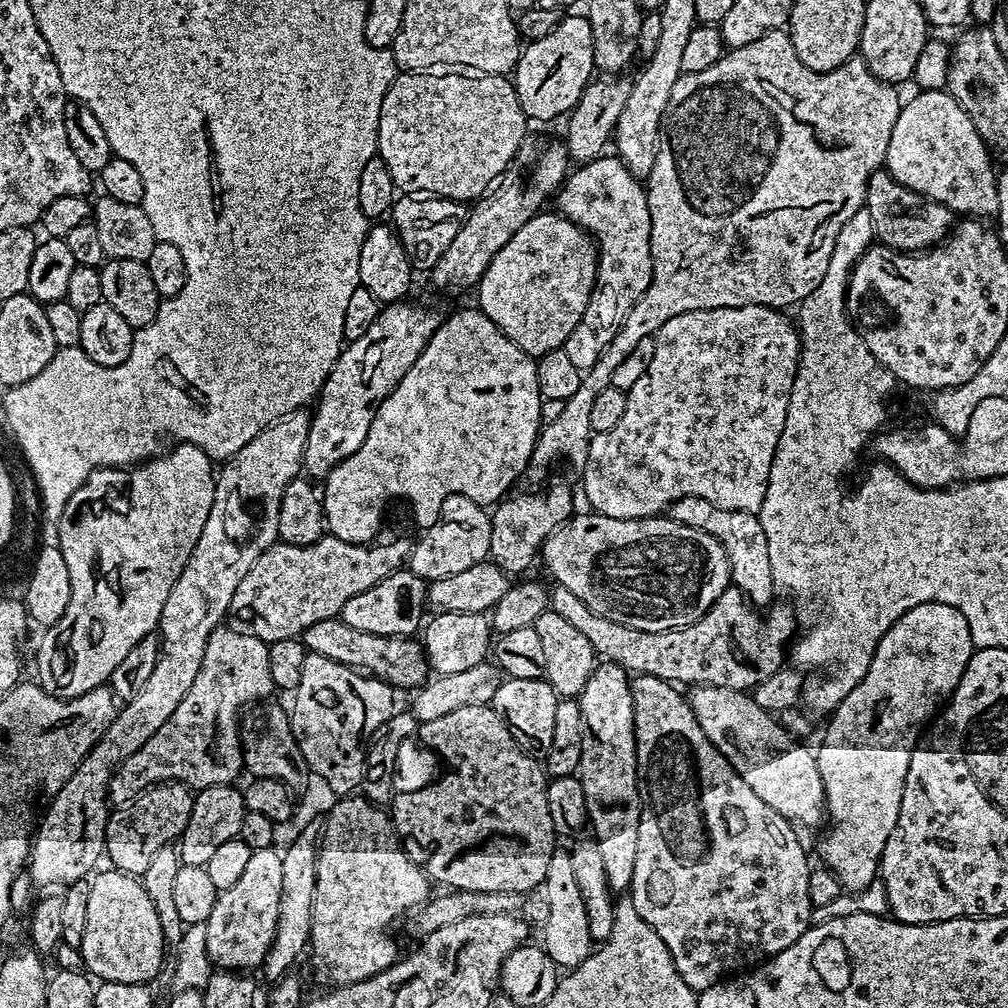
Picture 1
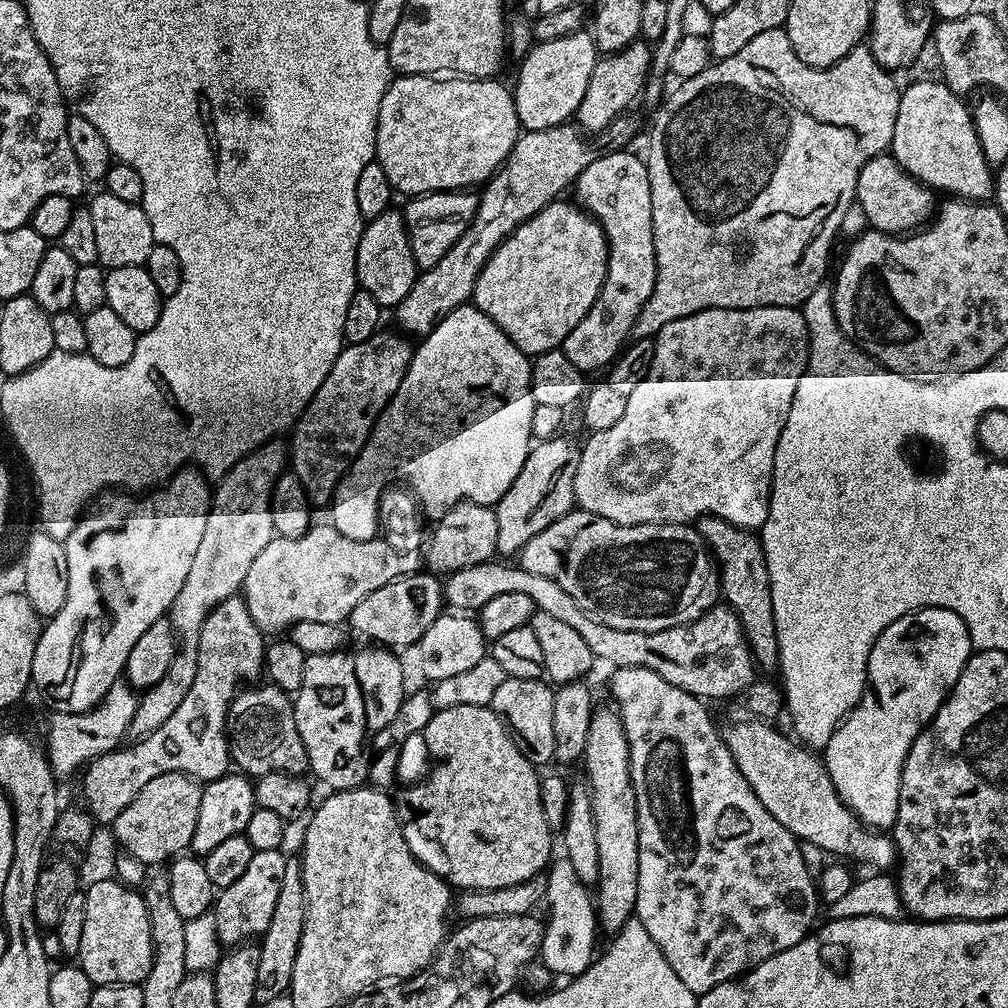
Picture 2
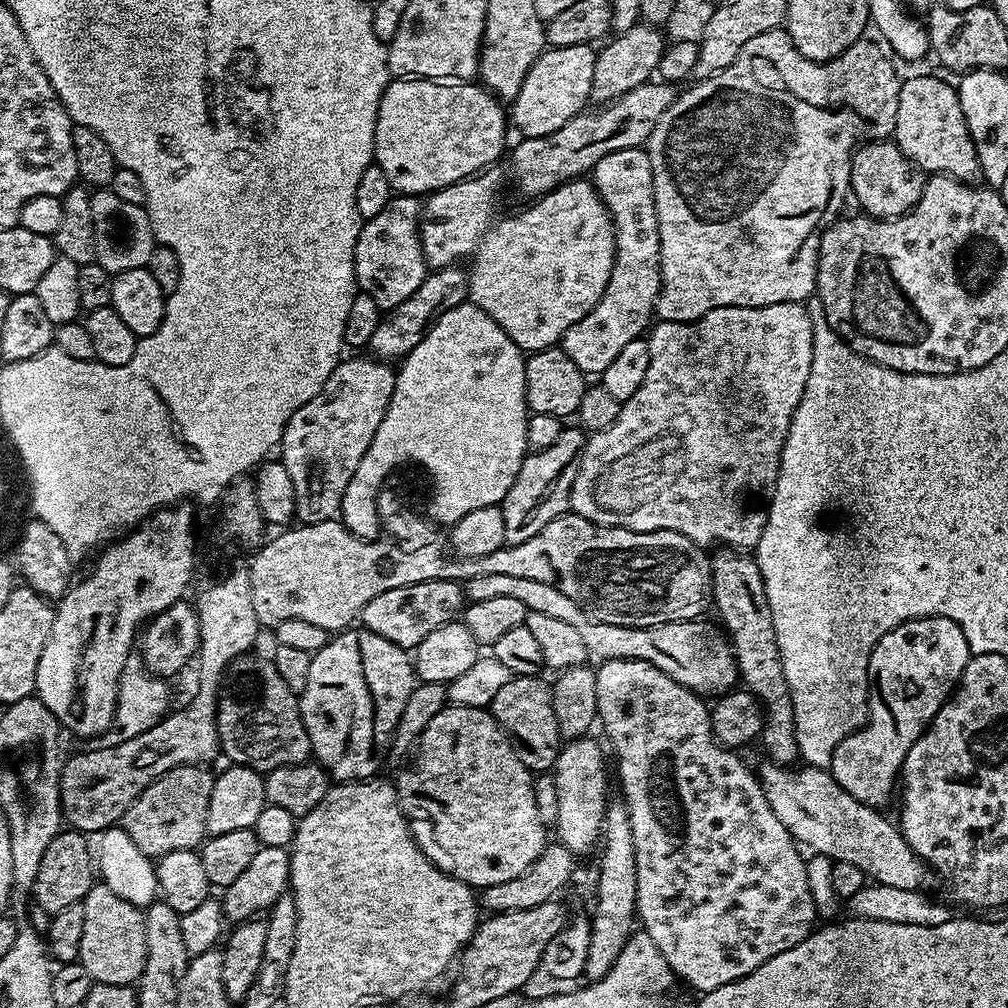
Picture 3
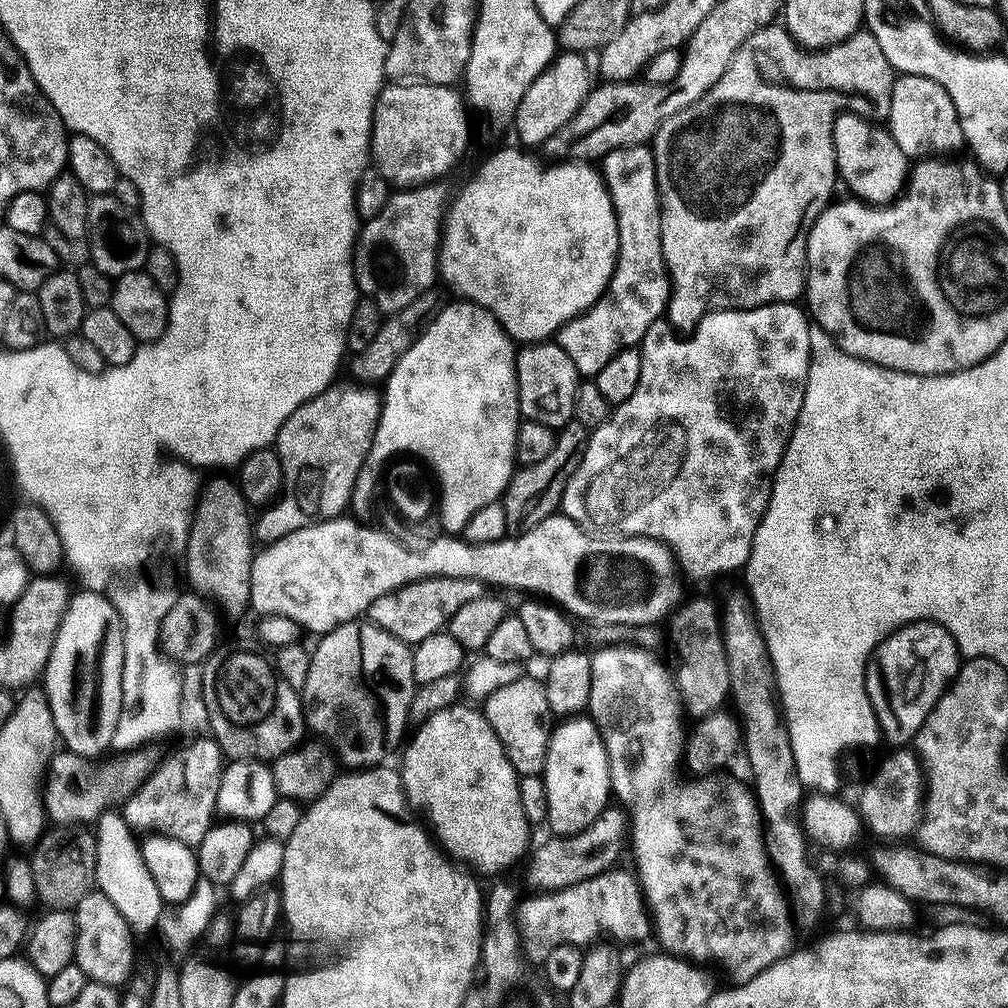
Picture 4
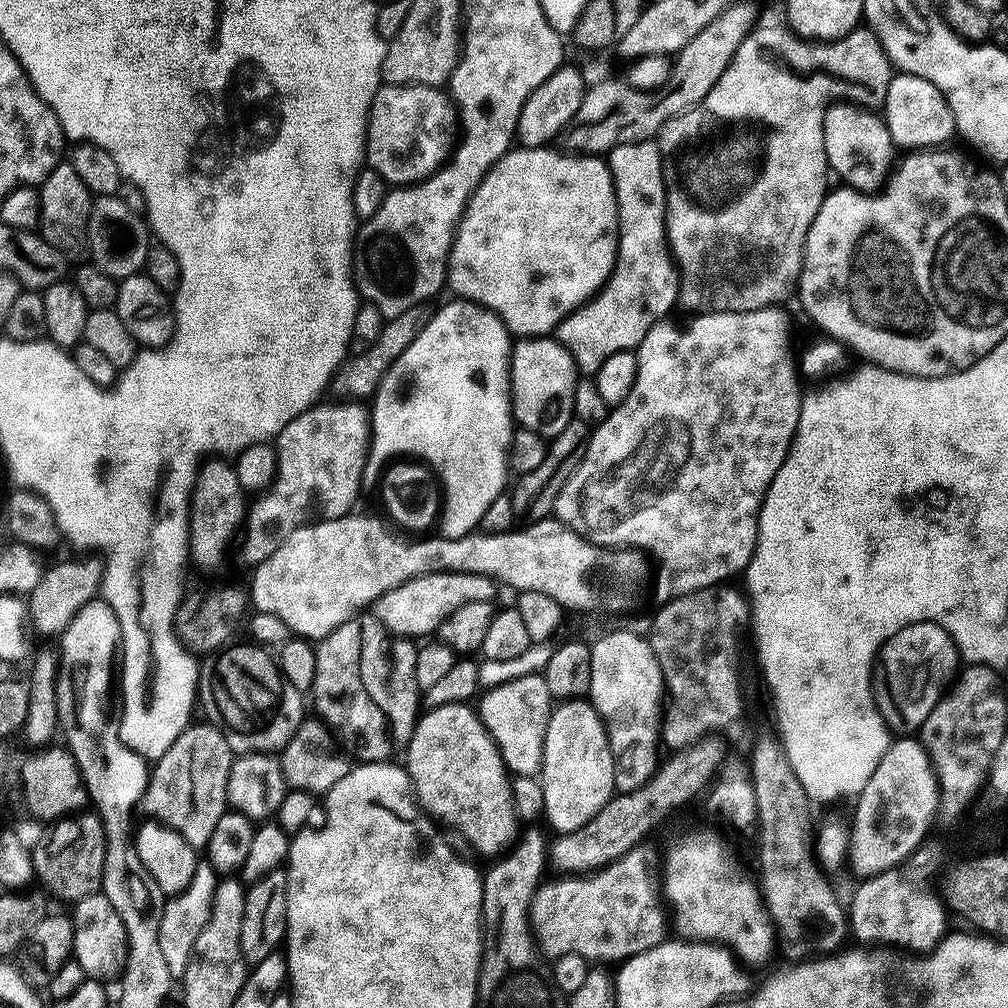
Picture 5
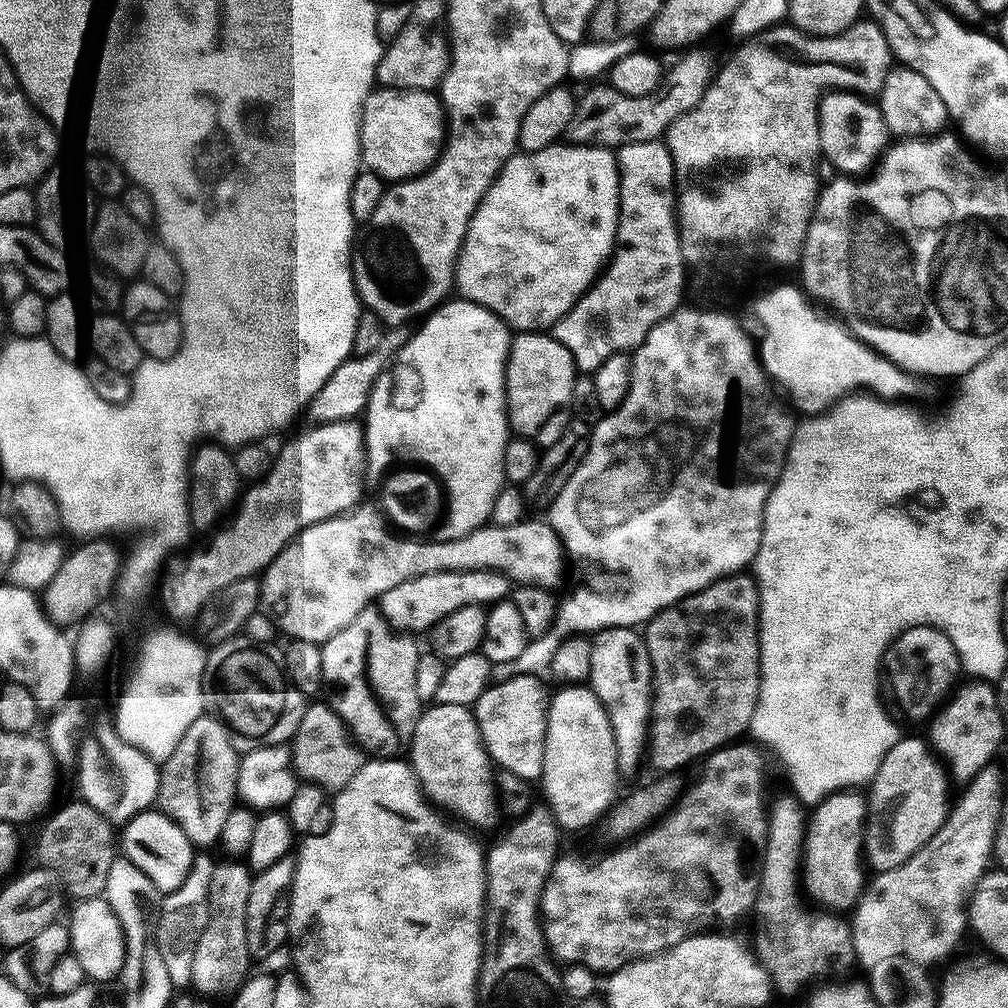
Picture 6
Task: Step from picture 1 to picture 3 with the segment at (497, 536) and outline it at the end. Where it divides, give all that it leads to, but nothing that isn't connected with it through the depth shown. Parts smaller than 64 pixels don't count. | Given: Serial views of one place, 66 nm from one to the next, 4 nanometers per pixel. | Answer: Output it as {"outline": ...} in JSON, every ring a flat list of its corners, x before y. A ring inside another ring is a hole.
{"outline":[[564,426,550,446,529,451,525,455,503,504,499,505,504,523,505,545,521,544,526,542,526,538,534,538,542,526,550,526,554,518,569,511,574,478,580,469,585,443,586,433,583,428]]}

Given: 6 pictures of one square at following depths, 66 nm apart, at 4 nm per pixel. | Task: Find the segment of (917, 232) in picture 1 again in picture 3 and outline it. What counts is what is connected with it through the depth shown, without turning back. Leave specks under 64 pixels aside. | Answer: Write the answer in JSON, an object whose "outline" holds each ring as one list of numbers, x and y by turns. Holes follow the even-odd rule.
{"outline":[[874,140,864,142,852,154,850,170,851,195,860,203,859,211,874,220,891,220,911,212,922,198,926,176,902,154,895,142]]}

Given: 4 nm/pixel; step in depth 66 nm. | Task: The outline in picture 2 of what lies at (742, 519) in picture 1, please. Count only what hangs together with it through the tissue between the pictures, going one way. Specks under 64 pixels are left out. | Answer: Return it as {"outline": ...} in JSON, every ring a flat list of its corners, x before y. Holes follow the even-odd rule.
{"outline":[[701,516,695,521,694,527,703,536,718,565,720,596,744,627,744,635,748,641,748,648,752,651,753,661,761,669,762,667,775,669,780,662,780,647,776,641,776,623,770,598,768,567,759,535,736,528,717,516]]}

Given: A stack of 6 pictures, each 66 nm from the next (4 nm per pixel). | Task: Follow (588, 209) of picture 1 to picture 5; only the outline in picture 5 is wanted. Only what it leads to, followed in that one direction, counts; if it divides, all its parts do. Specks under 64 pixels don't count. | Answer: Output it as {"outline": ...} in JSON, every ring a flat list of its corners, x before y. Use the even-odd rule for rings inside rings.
{"outline":[[650,139,614,146,607,153,606,163,612,172,616,213,620,219,616,264,599,292,564,317,554,333,584,374,595,374,610,354,639,348,652,327,661,323,672,307,677,307,680,295,680,274,668,247,664,221,668,212,668,195,664,193,666,162,660,157,659,143]]}

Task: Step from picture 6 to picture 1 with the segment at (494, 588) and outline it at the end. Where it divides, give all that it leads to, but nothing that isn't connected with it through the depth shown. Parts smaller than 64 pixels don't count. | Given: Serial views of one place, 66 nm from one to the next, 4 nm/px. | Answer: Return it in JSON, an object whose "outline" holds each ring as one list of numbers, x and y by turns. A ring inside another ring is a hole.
{"outline":[[397,570,382,578,382,582,370,586,370,590,362,590,362,594,354,594,354,598,350,598,346,606,342,606,338,619,346,622,346,626,354,626,354,630,362,634,412,638,421,631,427,602,428,584,425,580,418,578,413,572]]}

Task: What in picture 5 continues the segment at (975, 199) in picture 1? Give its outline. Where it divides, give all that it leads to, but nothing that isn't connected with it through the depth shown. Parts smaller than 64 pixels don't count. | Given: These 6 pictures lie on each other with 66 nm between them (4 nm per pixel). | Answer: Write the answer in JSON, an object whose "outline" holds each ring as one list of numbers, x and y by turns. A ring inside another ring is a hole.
{"outline":[[908,72,893,75,890,90,886,90,882,119,888,125,892,143,900,150,932,150,947,145,944,143,957,135,954,114,938,86]]}

